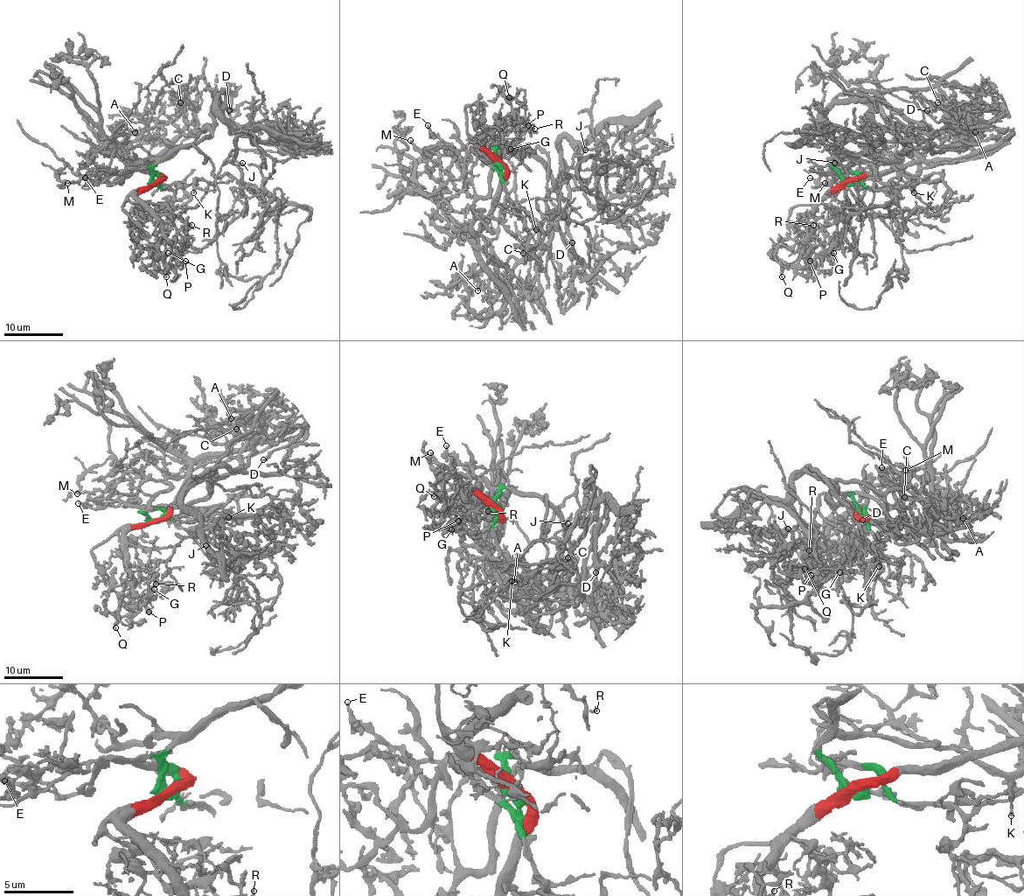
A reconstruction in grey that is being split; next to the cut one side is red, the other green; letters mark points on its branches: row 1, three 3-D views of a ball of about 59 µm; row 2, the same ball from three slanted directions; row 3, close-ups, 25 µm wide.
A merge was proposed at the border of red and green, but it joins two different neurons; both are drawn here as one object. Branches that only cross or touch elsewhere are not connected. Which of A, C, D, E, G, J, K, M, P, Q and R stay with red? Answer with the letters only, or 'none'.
G, P, Q, R

